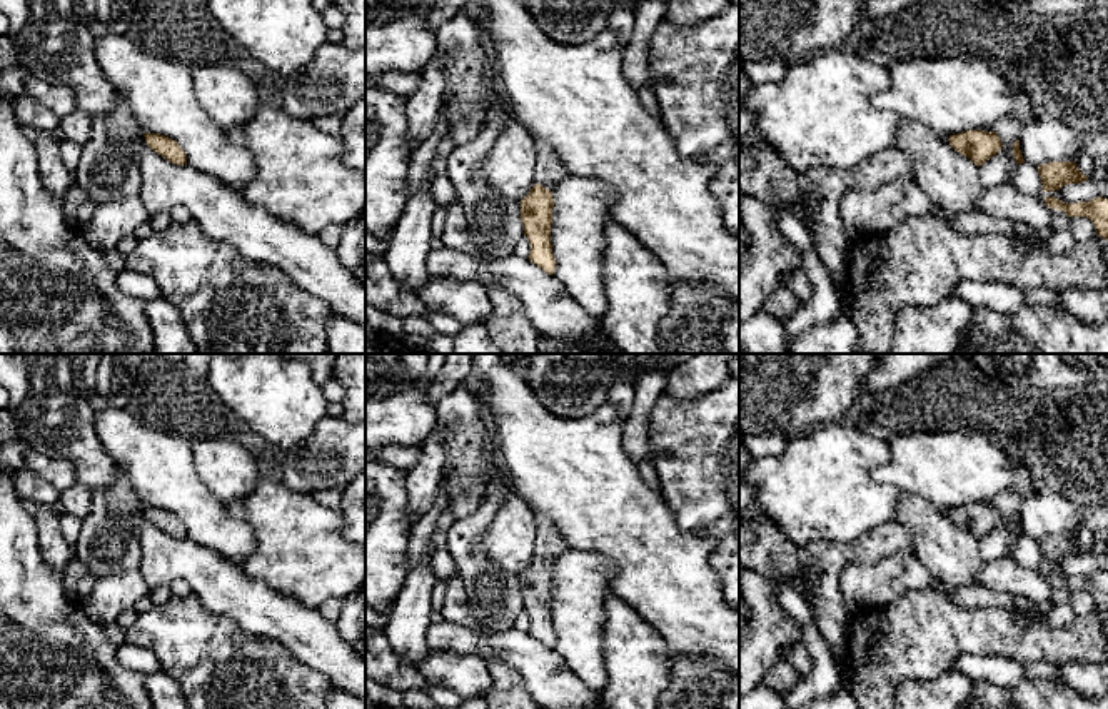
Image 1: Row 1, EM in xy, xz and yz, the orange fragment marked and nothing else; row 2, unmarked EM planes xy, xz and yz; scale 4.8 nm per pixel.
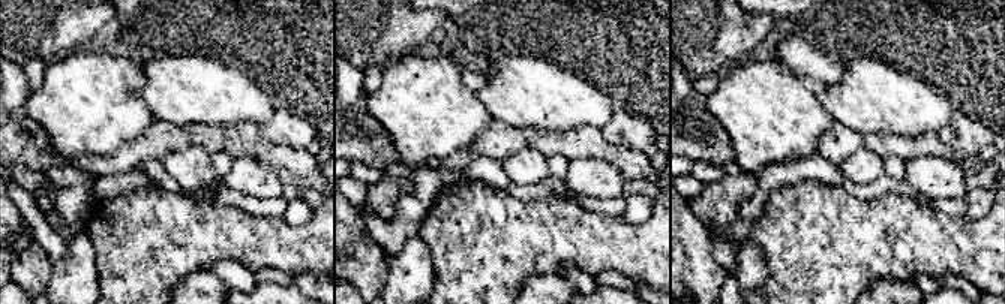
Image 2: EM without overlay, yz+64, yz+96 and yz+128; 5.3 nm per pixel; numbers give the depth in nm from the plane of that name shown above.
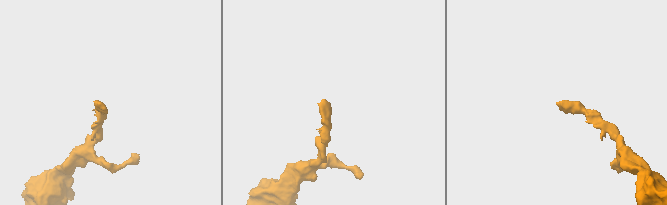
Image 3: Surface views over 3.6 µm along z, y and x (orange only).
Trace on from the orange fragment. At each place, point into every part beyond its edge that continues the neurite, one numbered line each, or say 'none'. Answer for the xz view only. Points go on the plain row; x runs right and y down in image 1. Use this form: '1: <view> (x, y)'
1: xz (549, 543)

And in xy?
none

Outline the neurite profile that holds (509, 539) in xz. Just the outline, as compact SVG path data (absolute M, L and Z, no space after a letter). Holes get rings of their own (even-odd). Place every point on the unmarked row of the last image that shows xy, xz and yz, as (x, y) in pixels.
M511 494L484 537L489 559L502 571L521 576L534 561L536 517L527 502Z

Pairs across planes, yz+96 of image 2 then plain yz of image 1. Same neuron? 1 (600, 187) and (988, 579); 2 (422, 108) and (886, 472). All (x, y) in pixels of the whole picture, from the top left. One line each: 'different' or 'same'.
1: same
2: different

